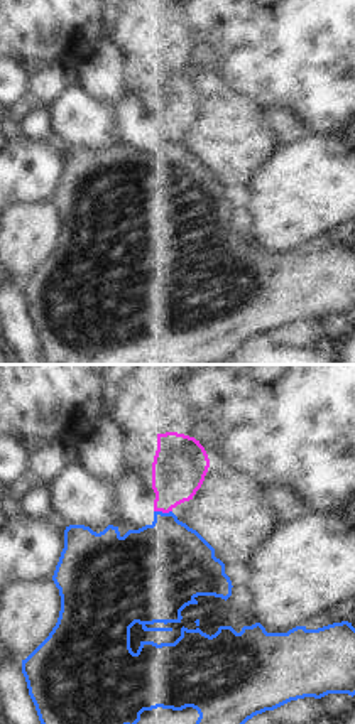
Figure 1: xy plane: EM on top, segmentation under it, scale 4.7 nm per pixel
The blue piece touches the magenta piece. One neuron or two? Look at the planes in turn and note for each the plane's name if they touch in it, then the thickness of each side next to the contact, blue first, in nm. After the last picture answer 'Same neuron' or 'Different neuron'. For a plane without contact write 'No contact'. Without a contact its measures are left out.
Touches blue in xy. Thickness 420 nm (blue) against 260 nm

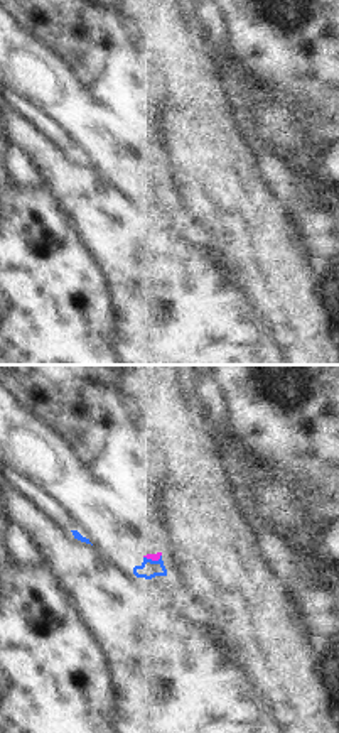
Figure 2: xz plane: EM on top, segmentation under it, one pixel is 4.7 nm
Touches blue in xz. Thickness 90 nm (blue) against 30 nm

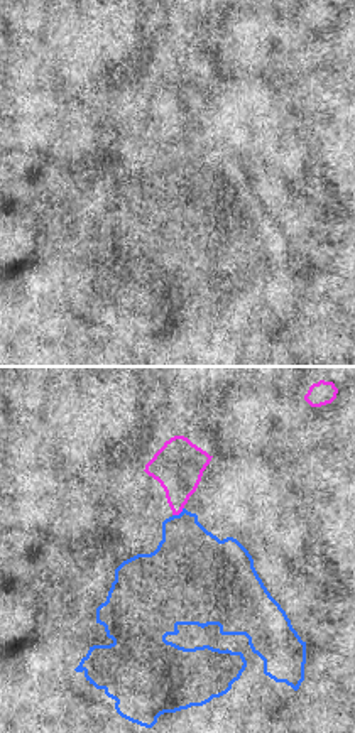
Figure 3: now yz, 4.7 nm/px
Touches blue in yz. Thickness 360 nm (blue) against 240 nm

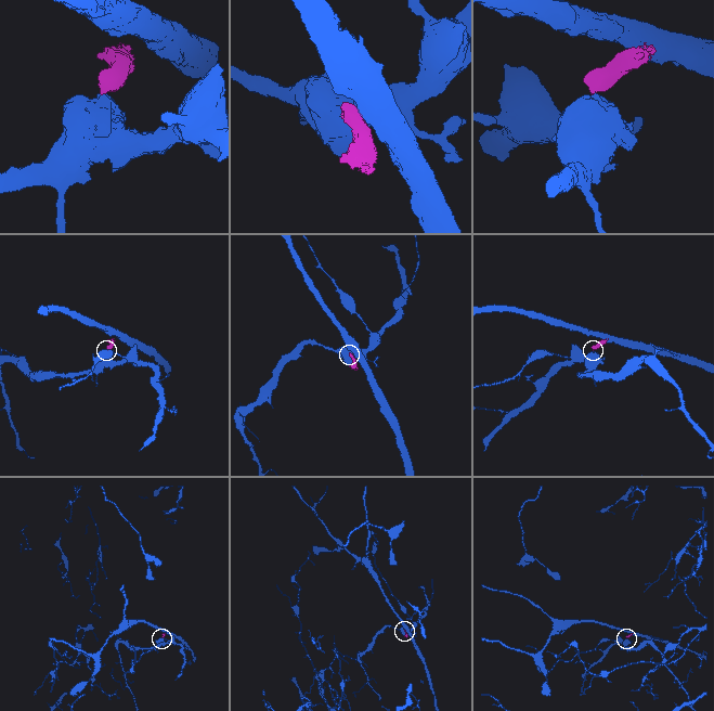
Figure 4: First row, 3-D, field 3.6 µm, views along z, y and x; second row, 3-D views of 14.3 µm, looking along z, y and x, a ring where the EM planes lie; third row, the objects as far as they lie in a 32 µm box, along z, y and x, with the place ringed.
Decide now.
Different neuron

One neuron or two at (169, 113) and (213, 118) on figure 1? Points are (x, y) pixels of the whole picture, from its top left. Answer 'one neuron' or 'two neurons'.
two neurons

